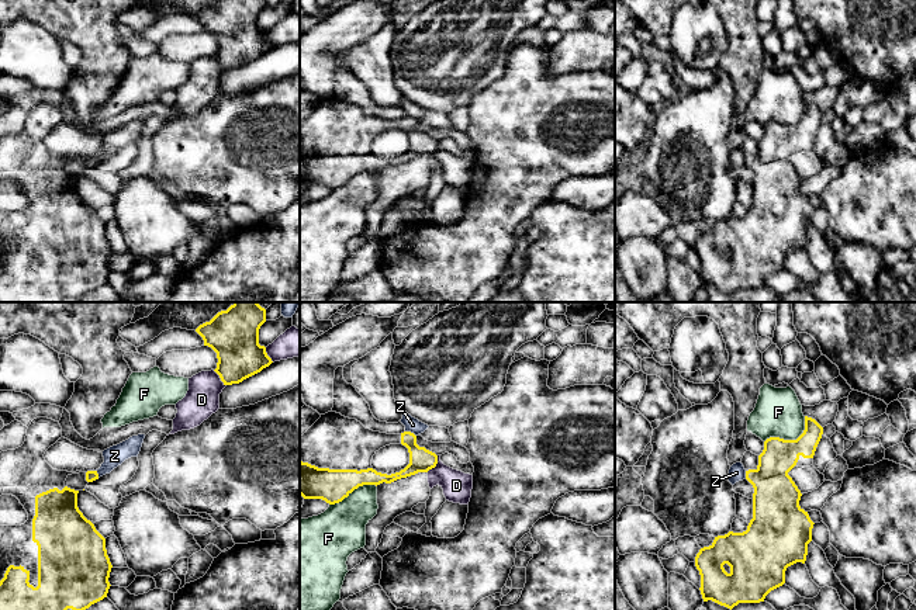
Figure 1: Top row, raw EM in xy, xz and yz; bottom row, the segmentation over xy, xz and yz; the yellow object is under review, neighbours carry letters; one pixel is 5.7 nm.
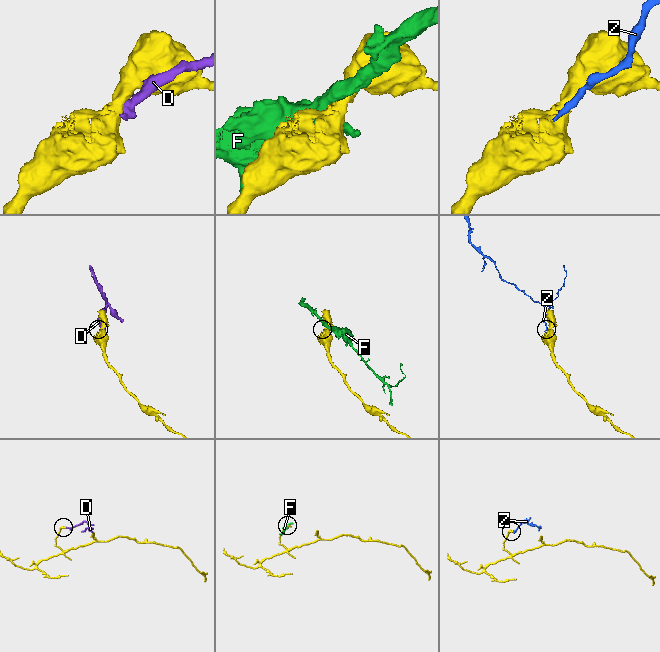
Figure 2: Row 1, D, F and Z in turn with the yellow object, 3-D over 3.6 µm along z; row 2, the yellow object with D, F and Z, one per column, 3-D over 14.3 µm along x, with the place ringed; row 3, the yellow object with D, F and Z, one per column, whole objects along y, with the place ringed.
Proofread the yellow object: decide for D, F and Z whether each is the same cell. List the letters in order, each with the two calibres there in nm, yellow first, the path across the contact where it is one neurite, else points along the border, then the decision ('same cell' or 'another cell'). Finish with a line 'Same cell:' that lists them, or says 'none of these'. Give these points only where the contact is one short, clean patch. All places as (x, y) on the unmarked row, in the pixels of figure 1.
D: 140 nm thick on the yellow side, 170 nm on the other; another cell
F: 200 nm thick on the yellow side, 280 nm on the other; another cell
Z: 140 nm thick on the yellow side, 90 nm on the other; border along xz (405, 115), (415, 121); another cell
Same cell: none of these

